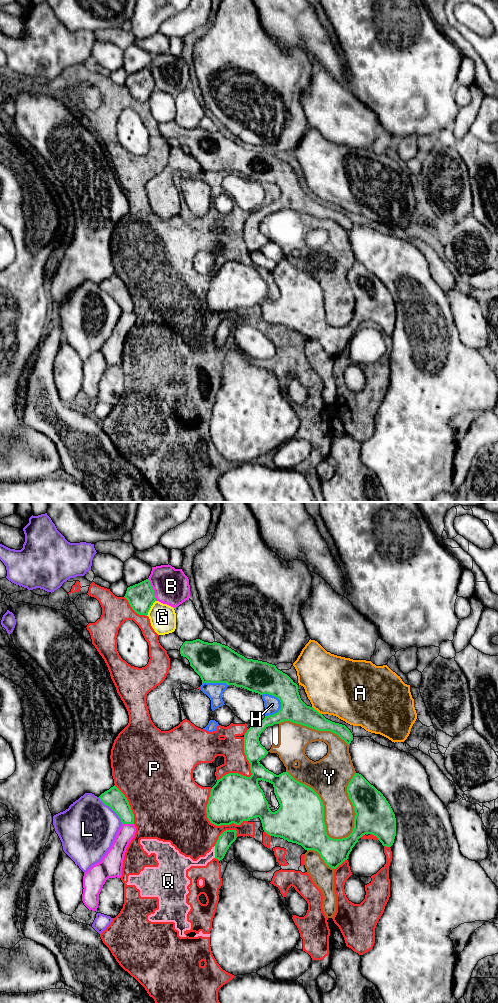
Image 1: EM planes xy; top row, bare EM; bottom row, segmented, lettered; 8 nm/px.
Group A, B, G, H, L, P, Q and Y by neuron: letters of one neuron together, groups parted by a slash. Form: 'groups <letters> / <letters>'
groups A / B / G / H P Q / L / Y

